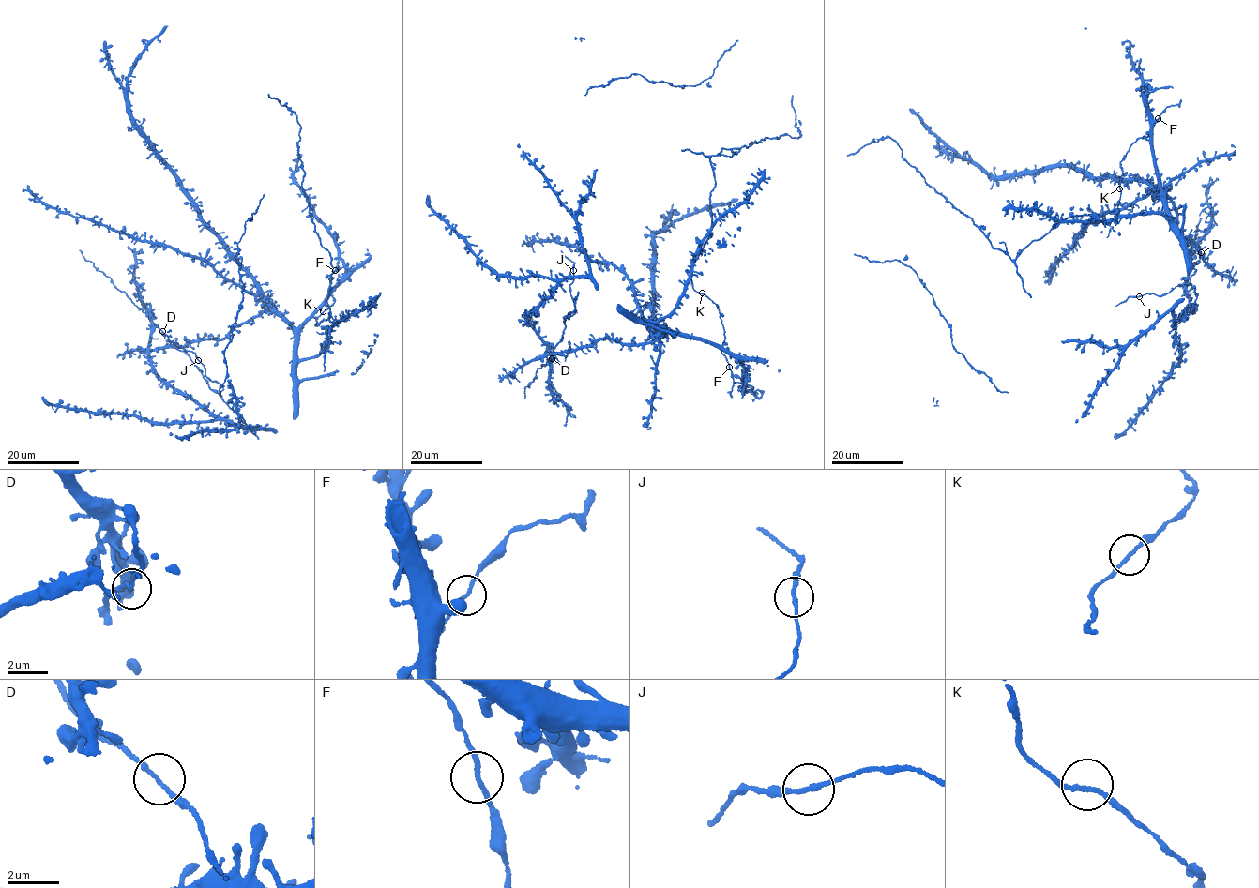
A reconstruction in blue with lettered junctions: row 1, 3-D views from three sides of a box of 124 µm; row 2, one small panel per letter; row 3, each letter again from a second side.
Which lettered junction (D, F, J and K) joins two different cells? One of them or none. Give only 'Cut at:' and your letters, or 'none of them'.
Cut at: none of them

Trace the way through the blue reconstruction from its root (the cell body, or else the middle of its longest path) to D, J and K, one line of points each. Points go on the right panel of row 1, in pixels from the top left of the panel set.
D: (1135, 141), (1150, 132), (1162, 189), (1158, 196), (1163, 191), (1171, 201), (1180, 233), (1199, 260), (1201, 252)
J: (1135, 141), (1150, 132), (1158, 196), (1171, 201), (1180, 233), (1204, 257), (1192, 288), (1139, 296)
K: (1135, 141), (1120, 162), (1119, 188)

